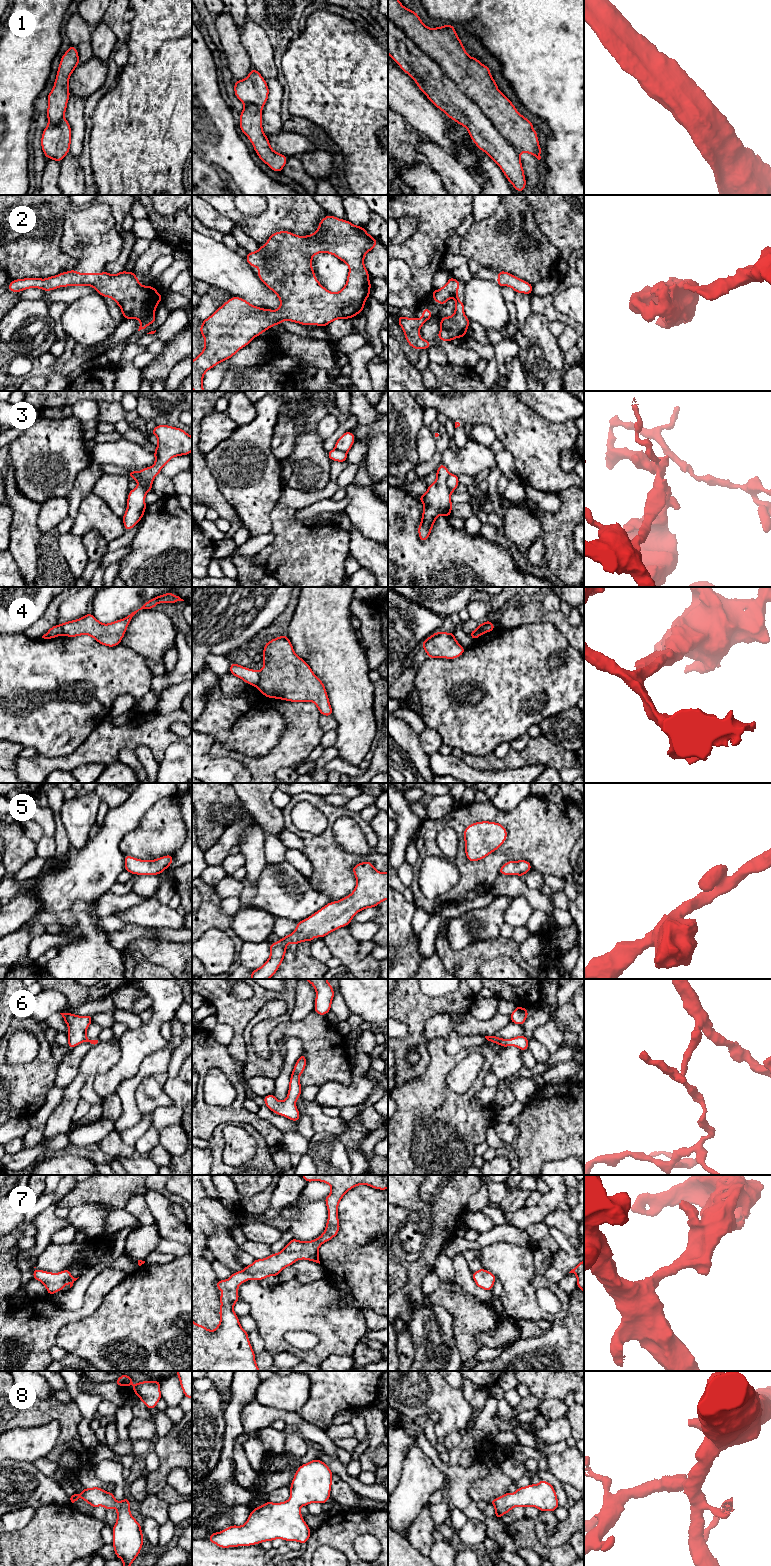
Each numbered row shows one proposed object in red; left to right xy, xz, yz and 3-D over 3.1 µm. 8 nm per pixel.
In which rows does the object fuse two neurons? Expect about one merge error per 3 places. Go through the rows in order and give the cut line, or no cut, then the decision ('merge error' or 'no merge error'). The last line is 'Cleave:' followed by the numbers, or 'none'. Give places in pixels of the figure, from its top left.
1: no cut | no merge error
2: no cut | no merge error
3: yz (449, 473), (447, 486), (452, 491) | merge error
4: xz (260, 673), (260, 679), (255, 685) | merge error
5: no cut | no merge error
6: no cut | no merge error
7: no cut | no merge error
8: no cut | no merge error
Cleave: 3, 4

